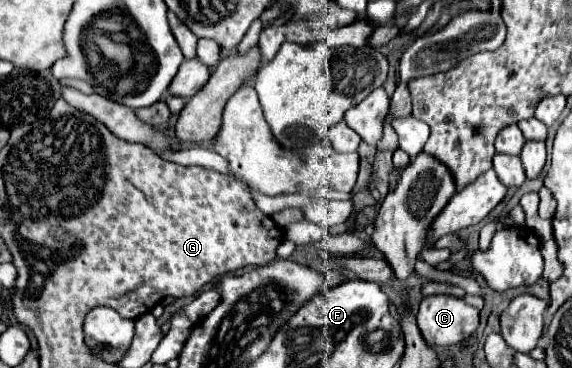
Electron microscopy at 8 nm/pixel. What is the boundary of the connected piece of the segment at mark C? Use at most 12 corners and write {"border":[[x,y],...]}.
{"border":[[427,296],[417,326],[429,346],[451,346],[479,326],[455,296]]}

